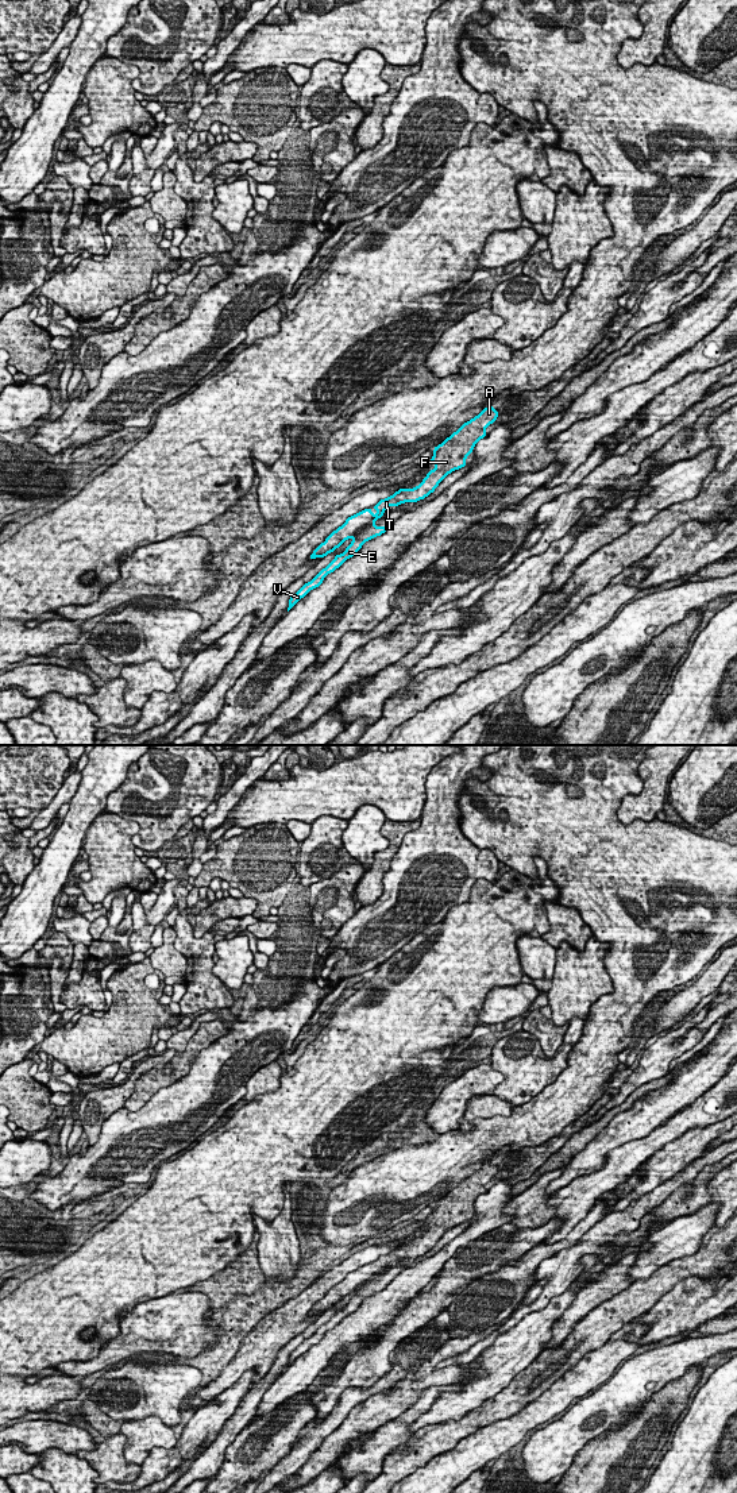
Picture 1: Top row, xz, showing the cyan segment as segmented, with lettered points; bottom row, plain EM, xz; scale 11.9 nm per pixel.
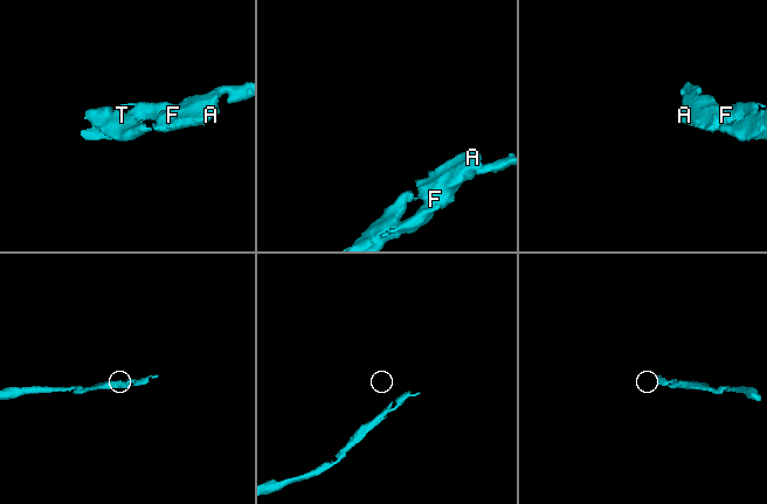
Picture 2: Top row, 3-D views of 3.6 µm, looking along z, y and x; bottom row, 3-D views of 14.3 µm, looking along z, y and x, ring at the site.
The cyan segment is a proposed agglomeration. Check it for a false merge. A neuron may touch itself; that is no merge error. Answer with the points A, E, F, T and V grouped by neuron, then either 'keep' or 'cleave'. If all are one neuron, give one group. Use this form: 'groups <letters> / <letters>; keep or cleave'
groups A E F T V; keep

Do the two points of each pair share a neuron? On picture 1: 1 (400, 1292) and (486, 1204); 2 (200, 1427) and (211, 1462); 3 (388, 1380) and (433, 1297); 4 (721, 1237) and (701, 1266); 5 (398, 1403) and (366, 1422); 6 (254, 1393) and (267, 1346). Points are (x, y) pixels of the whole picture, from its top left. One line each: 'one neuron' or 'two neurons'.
1: one neuron
2: two neurons
3: two neurons
4: one neuron
5: one neuron
6: two neurons

